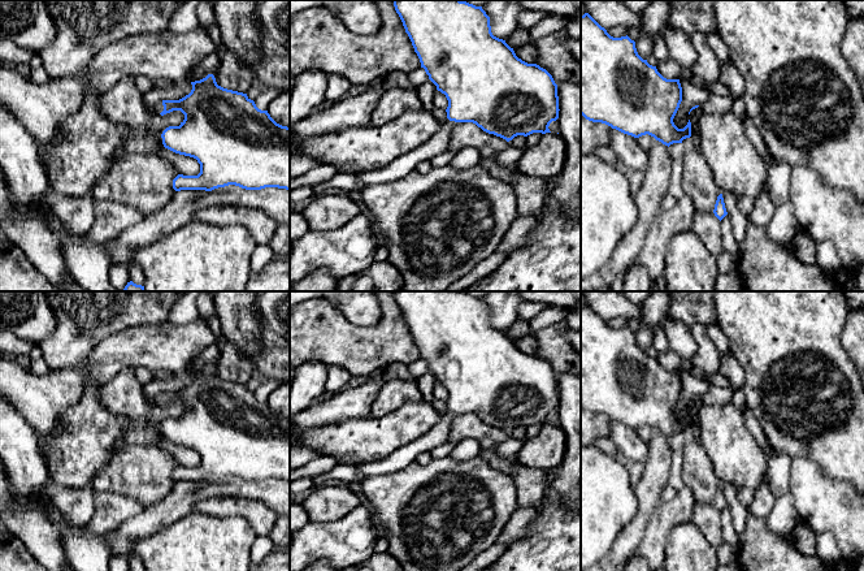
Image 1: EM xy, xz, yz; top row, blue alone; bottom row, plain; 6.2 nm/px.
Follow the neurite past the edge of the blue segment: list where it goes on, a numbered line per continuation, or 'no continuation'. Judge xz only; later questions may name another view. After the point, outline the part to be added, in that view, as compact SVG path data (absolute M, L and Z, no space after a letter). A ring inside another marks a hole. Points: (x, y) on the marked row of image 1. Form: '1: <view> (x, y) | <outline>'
1: xz (400, 167) | M443 121L440 130L426 143L421 144L416 150L401 155L388 165L359 173L359 179L364 187L396 181L416 170L416 166L424 160L431 160L446 152L450 146L451 131L455 127L455 121Z

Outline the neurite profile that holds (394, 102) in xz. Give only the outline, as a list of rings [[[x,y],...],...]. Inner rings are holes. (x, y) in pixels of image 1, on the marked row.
[[[394,87],[385,90],[374,103],[369,117],[370,126],[383,126],[408,111],[422,111],[424,105],[413,88]]]

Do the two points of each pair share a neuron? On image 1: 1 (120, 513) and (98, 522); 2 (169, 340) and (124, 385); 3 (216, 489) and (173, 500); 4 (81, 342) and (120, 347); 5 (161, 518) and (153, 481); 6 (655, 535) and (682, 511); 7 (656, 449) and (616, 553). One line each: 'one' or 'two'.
1: one
2: two
3: one
4: two
5: two
6: one
7: one

